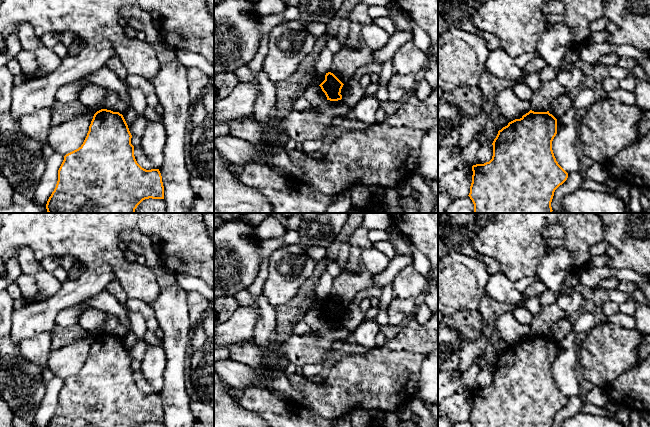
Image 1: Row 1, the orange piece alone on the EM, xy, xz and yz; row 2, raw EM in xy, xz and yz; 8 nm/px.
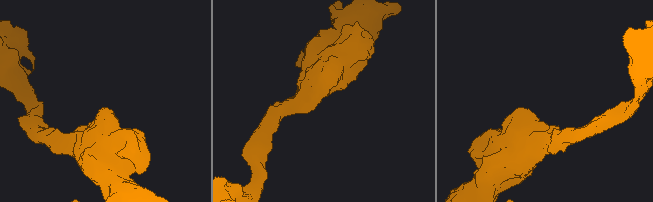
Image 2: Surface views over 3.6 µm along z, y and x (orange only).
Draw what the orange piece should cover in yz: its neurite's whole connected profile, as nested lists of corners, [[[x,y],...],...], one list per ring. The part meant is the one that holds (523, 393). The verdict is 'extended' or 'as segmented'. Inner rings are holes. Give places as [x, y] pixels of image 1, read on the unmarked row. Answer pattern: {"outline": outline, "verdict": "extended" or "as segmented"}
{"outline": [[[530,334],[498,355],[489,386],[472,390],[469,421],[473,427],[551,427],[555,414],[568,402],[552,374],[557,343],[547,336]]], "verdict": "as segmented"}

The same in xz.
{"outline": [[[331,296],[326,297],[325,304],[319,309],[325,317],[327,324],[338,325],[342,323],[341,313],[343,307]]], "verdict": "as segmented"}

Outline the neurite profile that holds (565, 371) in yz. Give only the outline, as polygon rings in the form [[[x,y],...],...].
[[[570,334],[557,343],[557,358],[552,365],[552,374],[558,388],[569,398],[580,395],[578,382],[579,350],[575,346],[574,334]]]

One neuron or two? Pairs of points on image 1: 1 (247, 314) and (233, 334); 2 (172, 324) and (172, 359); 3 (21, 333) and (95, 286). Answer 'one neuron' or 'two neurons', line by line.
1: one neuron
2: one neuron
3: one neuron

